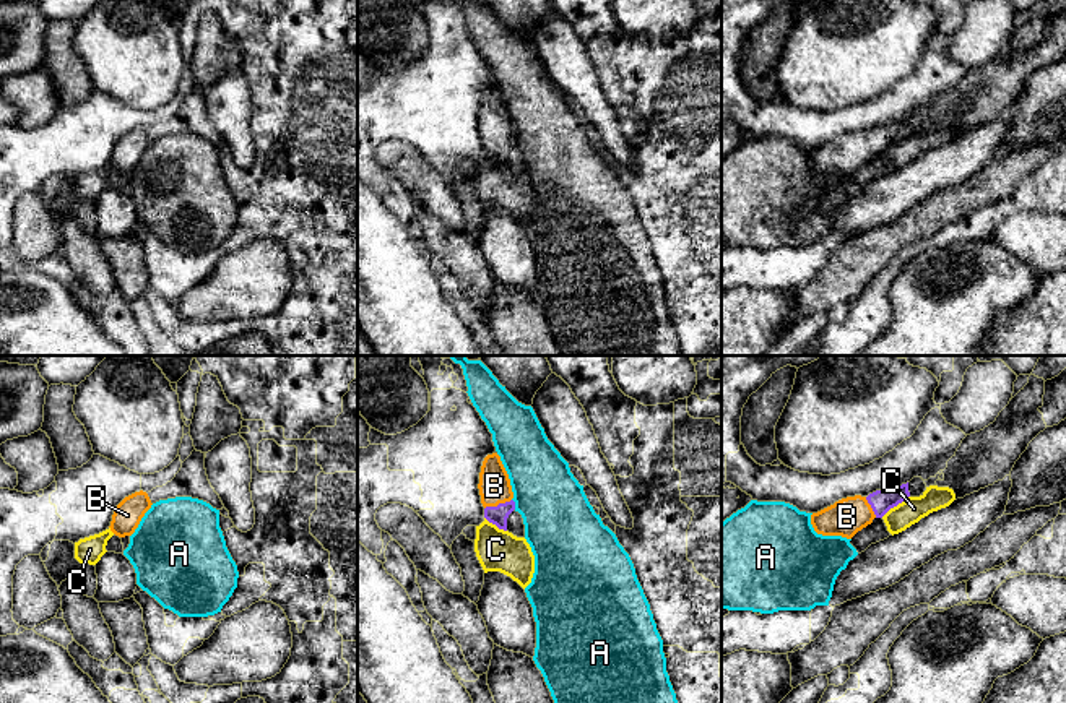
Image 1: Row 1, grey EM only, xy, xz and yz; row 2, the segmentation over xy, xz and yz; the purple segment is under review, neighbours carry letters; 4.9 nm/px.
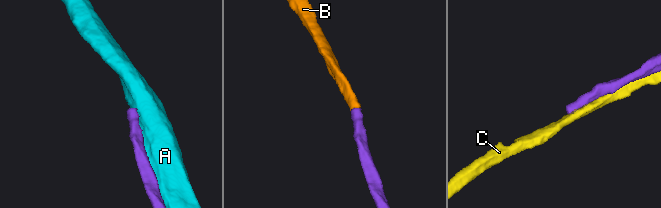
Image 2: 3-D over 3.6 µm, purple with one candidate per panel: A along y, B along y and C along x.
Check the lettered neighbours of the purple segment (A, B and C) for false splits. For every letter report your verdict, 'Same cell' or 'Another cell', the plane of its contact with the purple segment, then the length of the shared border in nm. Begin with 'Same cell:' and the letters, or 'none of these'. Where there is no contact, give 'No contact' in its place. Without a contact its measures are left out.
Same cell: B
A: Another cell. Touches purple in xz. Shared border 60 nm
B: Same cell. Touches purple in xz. Shared border 140 nm
C: Another cell. Touches purple in yz. Shared border 180 nm

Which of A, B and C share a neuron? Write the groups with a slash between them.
A / B / C

